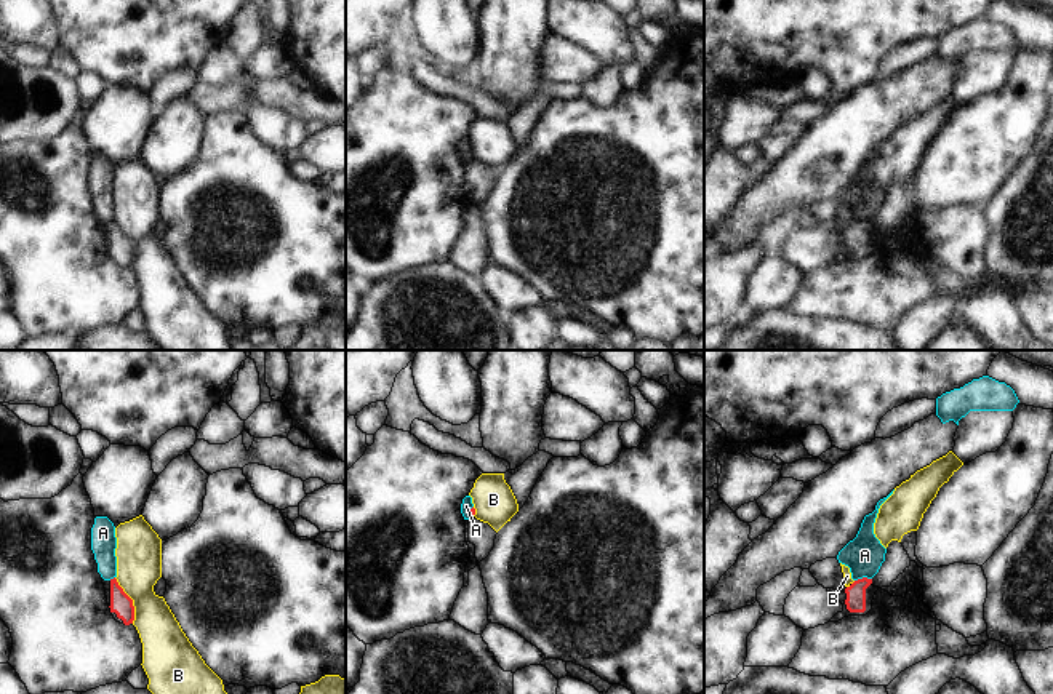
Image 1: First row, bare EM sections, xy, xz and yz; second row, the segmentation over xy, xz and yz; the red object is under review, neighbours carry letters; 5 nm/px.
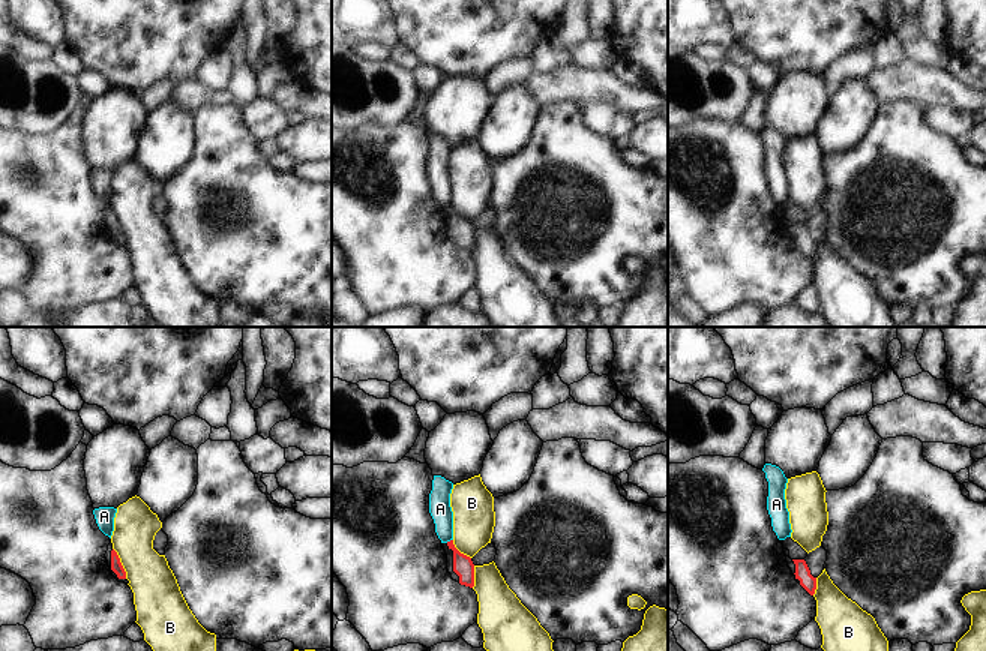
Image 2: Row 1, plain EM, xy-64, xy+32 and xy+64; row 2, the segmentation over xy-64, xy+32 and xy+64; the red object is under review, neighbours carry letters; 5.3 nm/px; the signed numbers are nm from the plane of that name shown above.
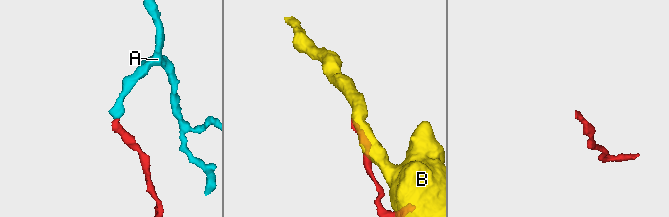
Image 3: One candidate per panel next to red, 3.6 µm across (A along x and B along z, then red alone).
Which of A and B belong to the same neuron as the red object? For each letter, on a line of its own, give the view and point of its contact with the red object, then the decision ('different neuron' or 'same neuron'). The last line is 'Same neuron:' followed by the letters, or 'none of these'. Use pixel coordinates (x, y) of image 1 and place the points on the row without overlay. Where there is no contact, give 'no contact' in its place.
A: yz (863, 219) | different neuron
B: xy (132, 242) | different neuron
Same neuron: none of these

